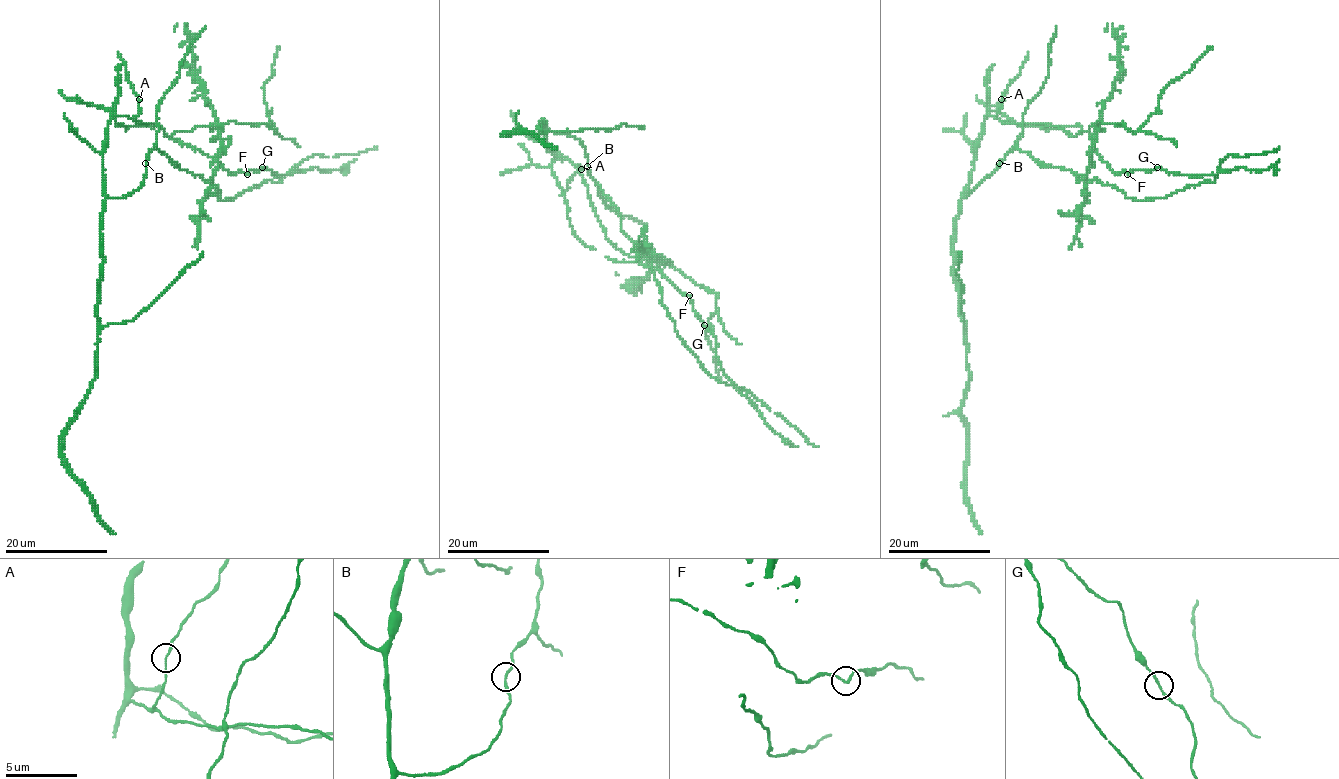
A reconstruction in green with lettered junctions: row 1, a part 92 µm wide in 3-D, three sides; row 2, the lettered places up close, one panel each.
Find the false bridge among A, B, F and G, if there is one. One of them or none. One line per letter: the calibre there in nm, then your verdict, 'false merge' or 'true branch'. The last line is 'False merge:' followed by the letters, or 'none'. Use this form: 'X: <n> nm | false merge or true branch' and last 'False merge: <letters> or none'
A: 140 nm | true branch
B: 150 nm | true branch
F: 140 nm | true branch
G: 140 nm | true branch
False merge: none

